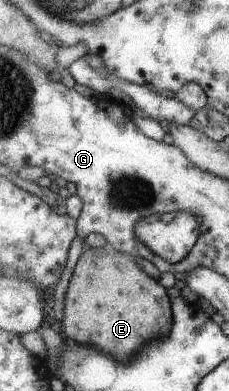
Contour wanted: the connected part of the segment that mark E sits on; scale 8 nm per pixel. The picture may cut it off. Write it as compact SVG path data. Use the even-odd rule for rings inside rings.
M85 247L74 271L61 328L69 341L98 347L116 361L130 363L144 345L170 333L174 316L169 291L142 271L128 252Z

